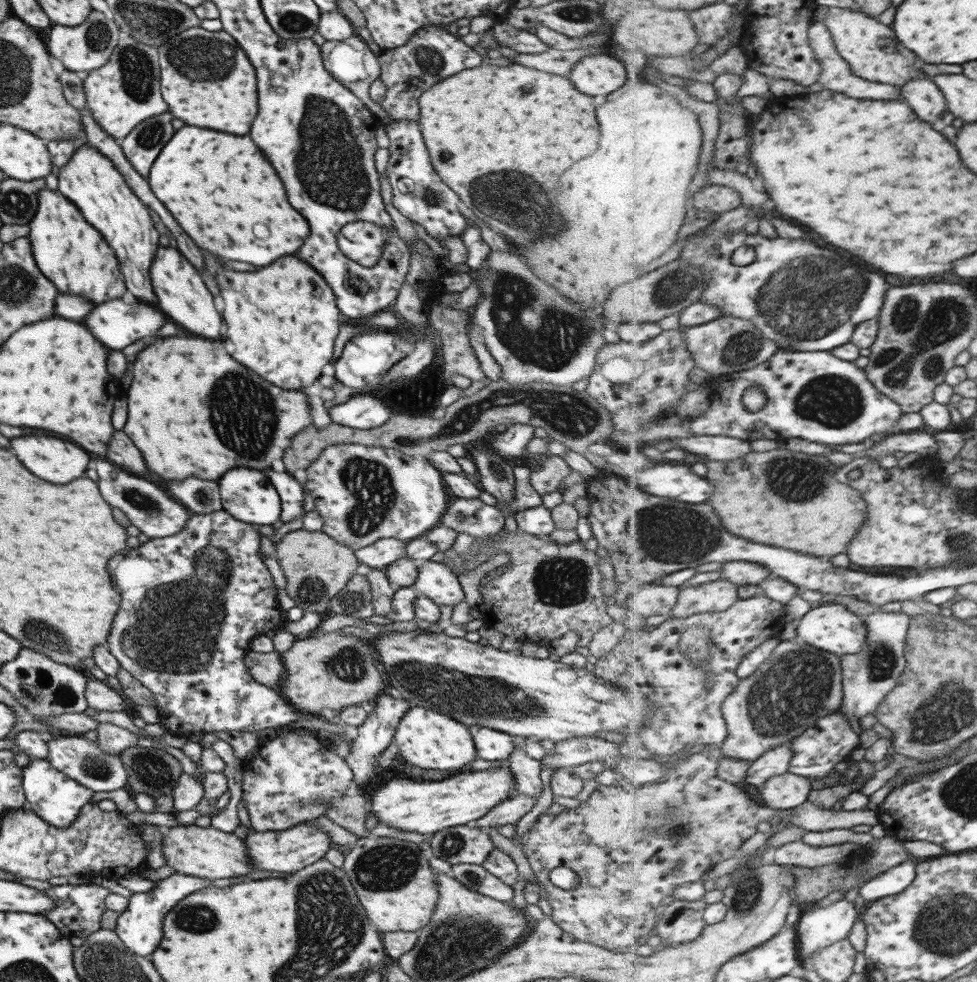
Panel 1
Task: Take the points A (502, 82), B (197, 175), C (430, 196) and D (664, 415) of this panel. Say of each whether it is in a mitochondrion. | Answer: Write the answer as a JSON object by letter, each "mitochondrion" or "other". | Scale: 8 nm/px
{"A":"other","B":"other","C":"mitochondrion","D":"other"}

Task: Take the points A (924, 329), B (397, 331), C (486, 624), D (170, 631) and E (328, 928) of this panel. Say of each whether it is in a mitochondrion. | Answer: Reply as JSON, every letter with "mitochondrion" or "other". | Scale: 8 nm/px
{"A":"mitochondrion","B":"other","C":"other","D":"mitochondrion","E":"mitochondrion"}

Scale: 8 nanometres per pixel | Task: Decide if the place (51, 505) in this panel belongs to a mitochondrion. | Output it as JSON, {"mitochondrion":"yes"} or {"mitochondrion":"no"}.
{"mitochondrion":"no"}

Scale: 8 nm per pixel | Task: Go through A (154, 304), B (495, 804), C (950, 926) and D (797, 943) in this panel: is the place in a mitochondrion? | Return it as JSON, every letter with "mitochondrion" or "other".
{"A":"other","B":"other","C":"mitochondrion","D":"other"}

